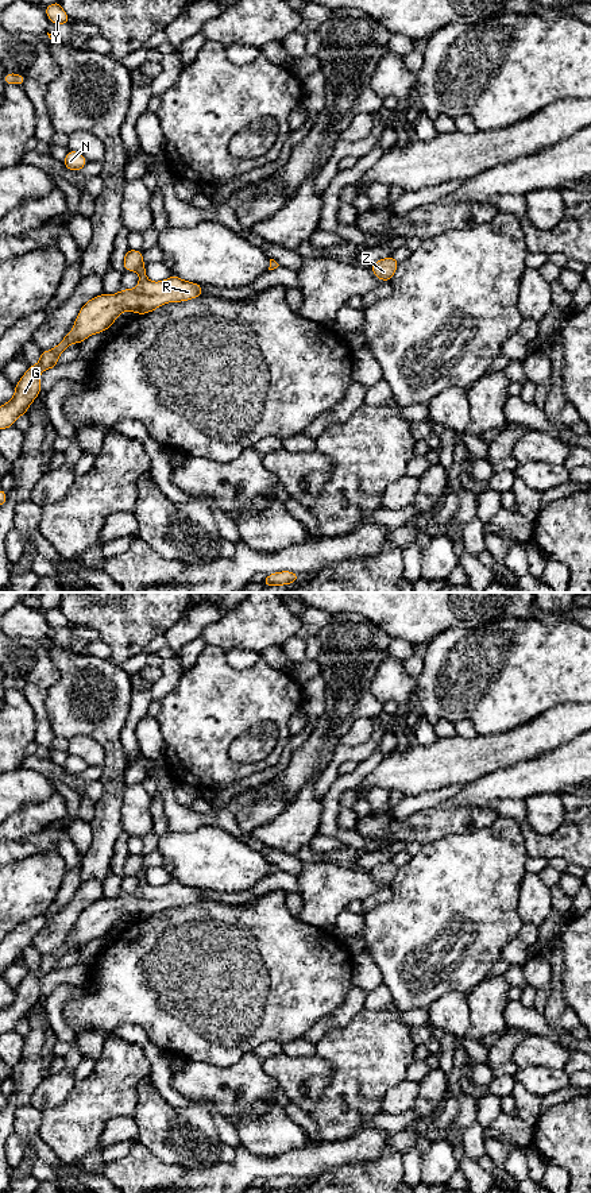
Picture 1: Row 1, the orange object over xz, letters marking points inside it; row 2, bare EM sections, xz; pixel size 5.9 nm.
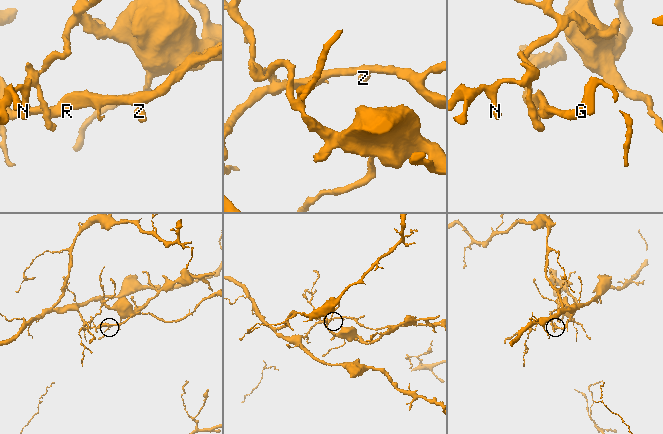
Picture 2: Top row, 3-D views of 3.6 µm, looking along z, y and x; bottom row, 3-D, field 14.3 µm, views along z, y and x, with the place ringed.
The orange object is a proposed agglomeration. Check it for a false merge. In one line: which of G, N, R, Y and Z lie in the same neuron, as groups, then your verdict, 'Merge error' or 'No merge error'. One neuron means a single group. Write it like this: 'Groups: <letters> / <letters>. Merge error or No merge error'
Groups: G R Z / N Y. Merge error

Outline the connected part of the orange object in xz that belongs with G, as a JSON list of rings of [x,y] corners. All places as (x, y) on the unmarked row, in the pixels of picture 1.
[[[146,870],[138,875],[139,888],[135,893],[121,893],[116,899],[103,897],[86,906],[73,927],[73,935],[66,938],[53,954],[42,955],[39,968],[28,970],[15,989],[13,1001],[0,1011],[0,1035],[13,1031],[24,1020],[34,1004],[42,996],[40,977],[57,972],[61,958],[72,949],[78,950],[89,941],[105,937],[125,915],[147,919],[169,907],[184,907],[202,900],[202,891],[171,880],[165,885],[151,887],[146,881]]]

